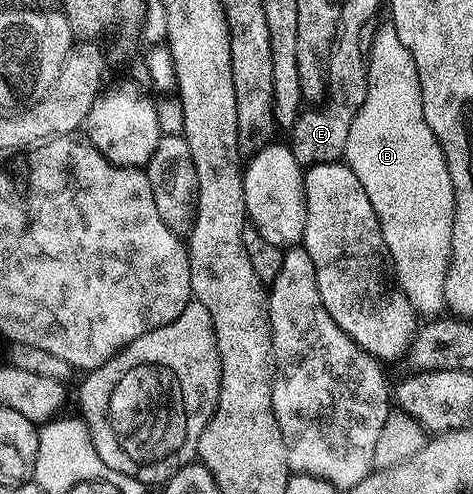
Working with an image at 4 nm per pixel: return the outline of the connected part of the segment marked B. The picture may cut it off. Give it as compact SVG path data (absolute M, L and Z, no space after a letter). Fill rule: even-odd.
M389 20L382 21L374 34L369 56L367 96L347 135L344 161L351 172L359 176L359 184L363 184L367 191L371 208L375 208L375 216L379 216L397 285L407 300L411 300L418 315L440 315L446 309L445 281L449 260L453 256L453 185L449 182L443 148L423 116L423 96L419 88L419 72L415 72L415 60L411 60L411 52L407 52L403 40L399 40L399 32L395 32Z

